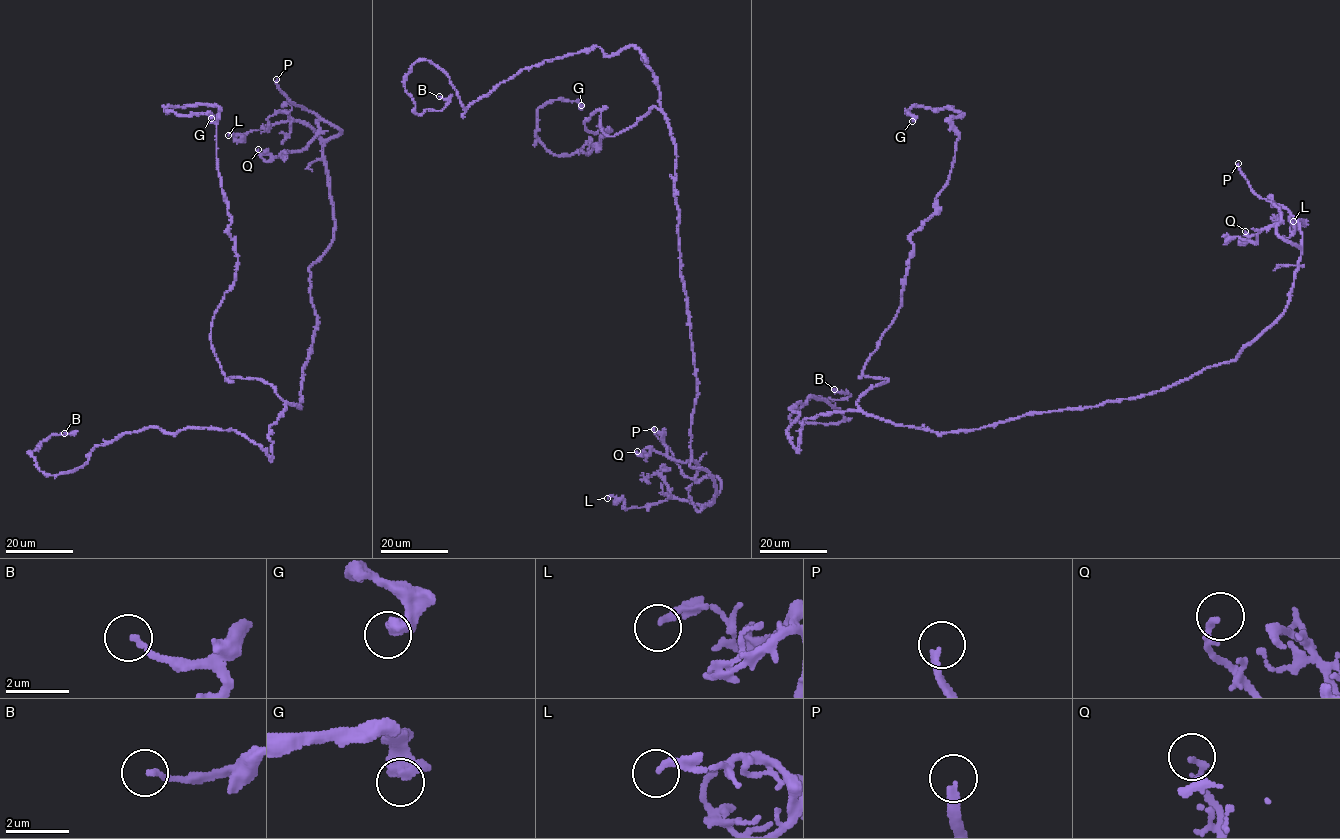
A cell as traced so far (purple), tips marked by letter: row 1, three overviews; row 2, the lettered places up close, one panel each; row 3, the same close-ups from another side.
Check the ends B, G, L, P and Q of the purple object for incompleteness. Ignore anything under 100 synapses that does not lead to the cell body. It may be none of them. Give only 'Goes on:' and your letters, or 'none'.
Goes on: P

